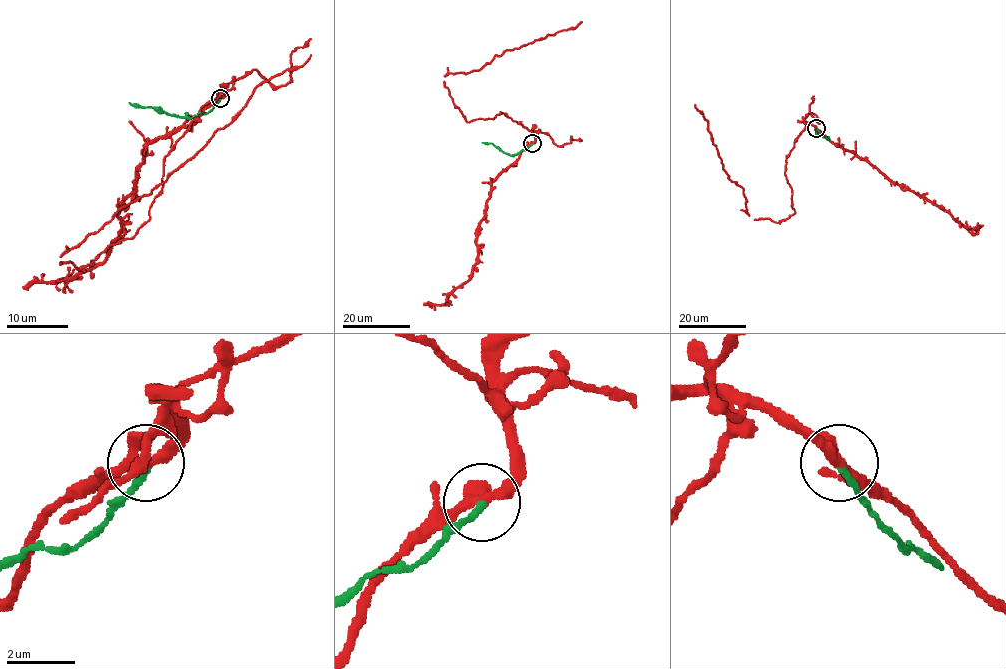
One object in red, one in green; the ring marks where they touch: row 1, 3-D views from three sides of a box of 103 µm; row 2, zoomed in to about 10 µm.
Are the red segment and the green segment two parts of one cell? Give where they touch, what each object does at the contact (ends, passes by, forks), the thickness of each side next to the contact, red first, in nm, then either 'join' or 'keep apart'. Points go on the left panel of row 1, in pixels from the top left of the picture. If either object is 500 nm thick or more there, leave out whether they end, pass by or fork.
at (220, 98); red passes by; green ends there; 320 nm thick on the red side, 190 nm on the other; keep apart

